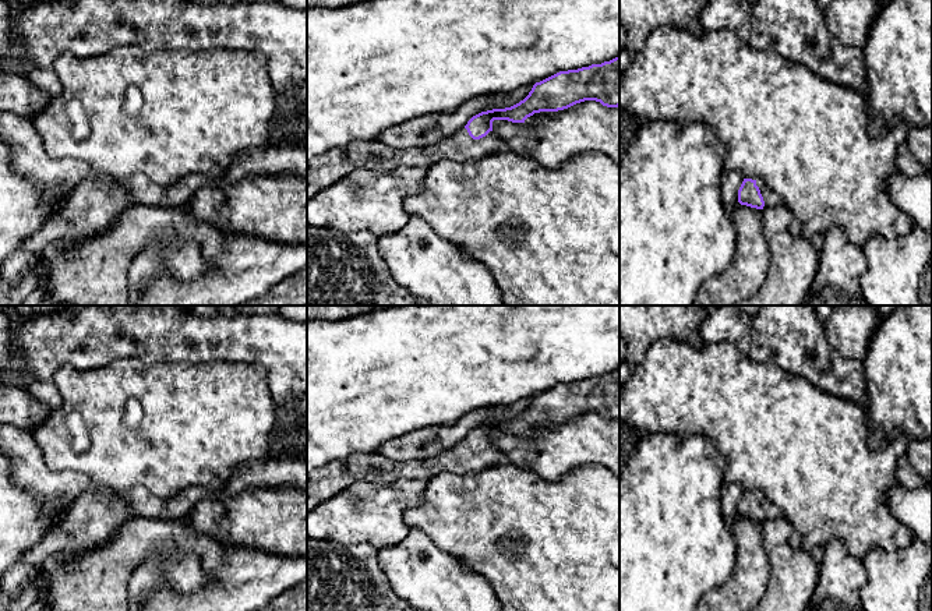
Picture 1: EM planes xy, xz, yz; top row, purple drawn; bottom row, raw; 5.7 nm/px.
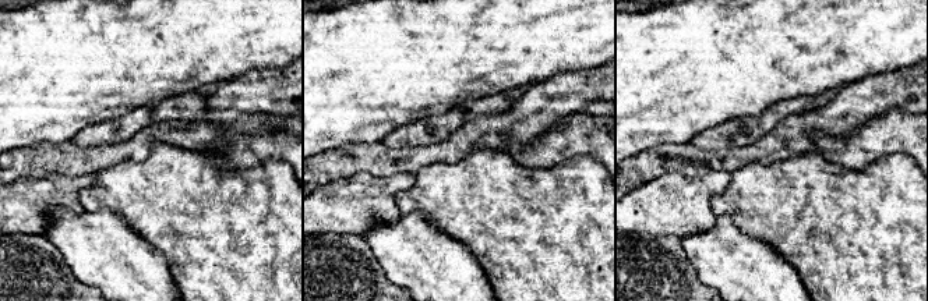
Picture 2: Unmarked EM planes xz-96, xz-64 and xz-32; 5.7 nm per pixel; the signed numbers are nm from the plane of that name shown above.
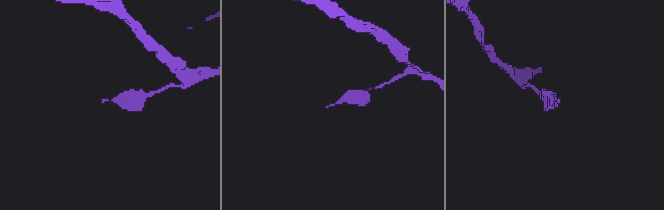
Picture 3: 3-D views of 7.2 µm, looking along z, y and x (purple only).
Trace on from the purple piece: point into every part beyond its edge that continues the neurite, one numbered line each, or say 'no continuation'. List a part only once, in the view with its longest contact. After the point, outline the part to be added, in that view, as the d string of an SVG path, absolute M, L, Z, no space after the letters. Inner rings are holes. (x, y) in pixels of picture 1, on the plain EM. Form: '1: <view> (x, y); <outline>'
1: xz (328, 480); M465 439L439 455L424 459L396 460L379 452L353 453L307 474L307 513L359 480L378 484L392 484L402 478L428 480L439 473L467 474L505 462L505 453L493 444L473 452Z

